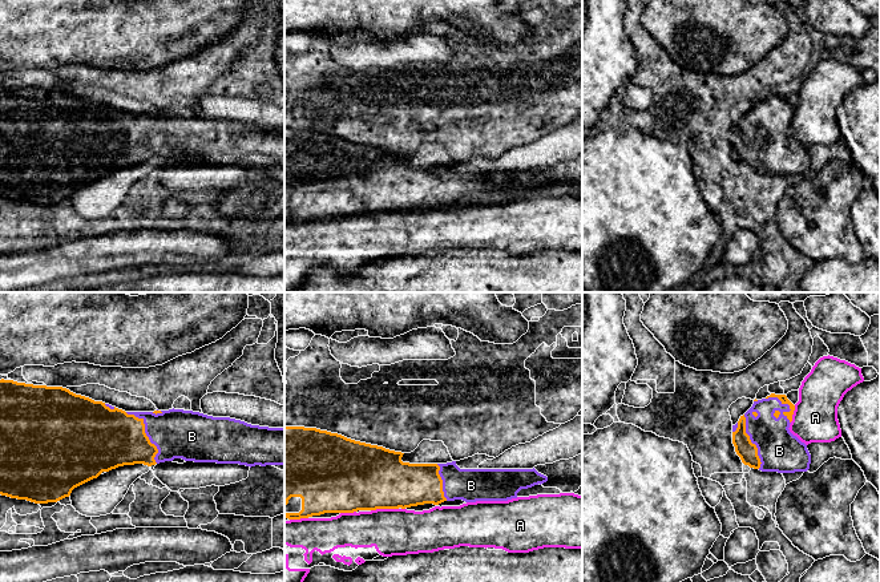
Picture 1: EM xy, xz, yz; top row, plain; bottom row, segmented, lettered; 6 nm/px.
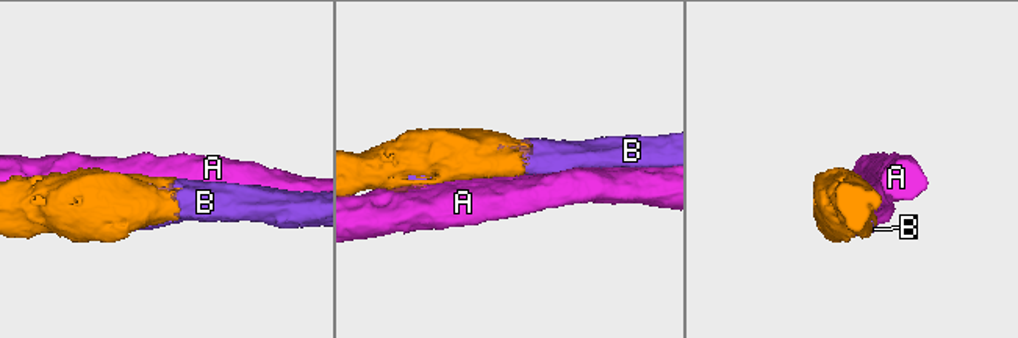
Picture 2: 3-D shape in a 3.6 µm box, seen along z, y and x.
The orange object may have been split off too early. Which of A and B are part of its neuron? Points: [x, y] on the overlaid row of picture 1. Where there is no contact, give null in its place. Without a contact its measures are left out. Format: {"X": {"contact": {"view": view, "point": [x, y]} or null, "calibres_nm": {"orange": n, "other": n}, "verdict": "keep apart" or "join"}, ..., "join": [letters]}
{"A": {"contact": {"view": "xz", "point": [384, 508]}, "calibres_nm": {"orange": 420, "other": 280}, "verdict": "keep apart"}, "B": {"contact": {"view": "yz", "point": [787, 403]}, "calibres_nm": {"orange": 50, "other": 220}, "verdict": "join"}, "join": ["B"]}

